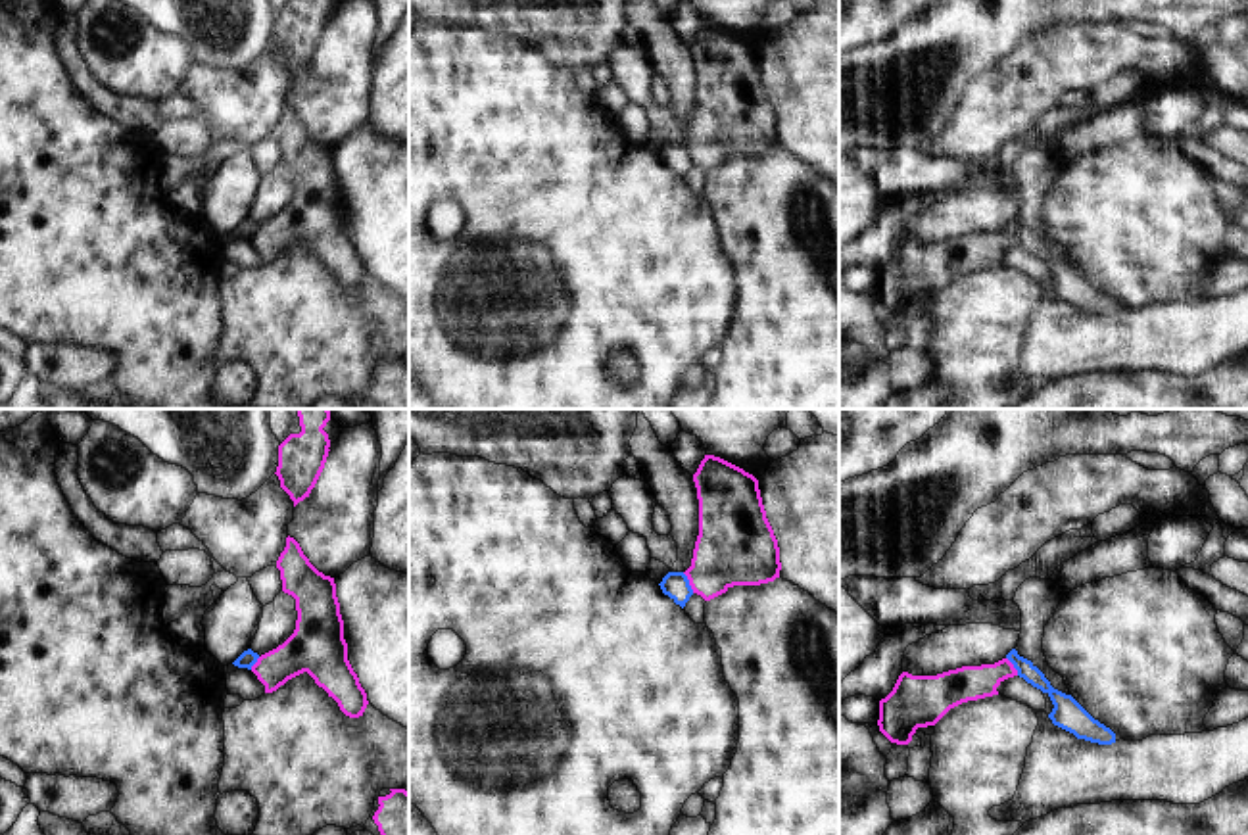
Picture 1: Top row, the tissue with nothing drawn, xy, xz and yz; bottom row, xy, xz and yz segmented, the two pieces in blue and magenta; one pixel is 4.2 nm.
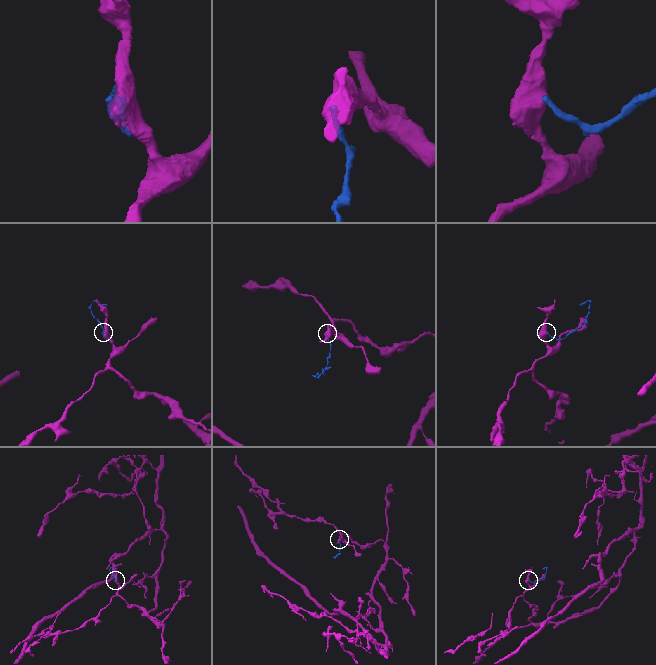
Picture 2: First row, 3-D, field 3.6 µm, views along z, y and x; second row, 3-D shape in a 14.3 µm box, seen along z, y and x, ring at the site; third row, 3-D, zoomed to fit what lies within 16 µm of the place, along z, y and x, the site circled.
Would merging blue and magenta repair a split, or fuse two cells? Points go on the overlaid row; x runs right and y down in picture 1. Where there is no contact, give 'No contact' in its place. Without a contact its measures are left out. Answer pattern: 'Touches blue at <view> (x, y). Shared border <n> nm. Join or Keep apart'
Touches blue at xz (688, 582). Shared border 100 nm. Keep apart.

